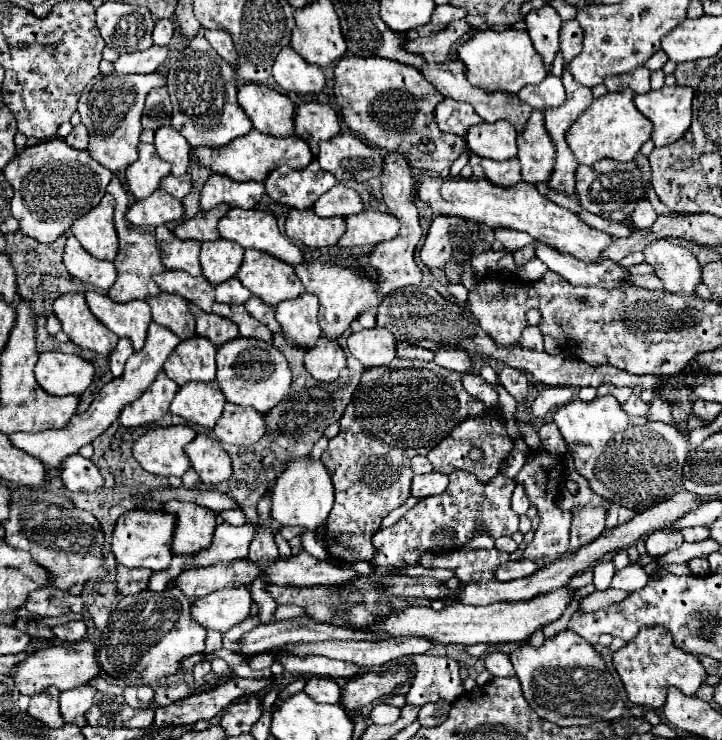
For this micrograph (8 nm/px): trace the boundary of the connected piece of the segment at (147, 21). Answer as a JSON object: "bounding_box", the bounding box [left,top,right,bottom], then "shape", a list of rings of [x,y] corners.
{"bounding_box":[96,2,154,62],"shape":[[[104,2],[96,8],[96,24],[106,42],[102,58],[109,62],[117,60],[119,54],[146,50],[152,46],[154,20],[146,6]]]}

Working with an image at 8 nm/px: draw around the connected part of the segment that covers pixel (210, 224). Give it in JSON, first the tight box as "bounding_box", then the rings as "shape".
{"bounding_box":[174,204,230,240],"shape":[[[218,204],[208,212],[198,212],[192,220],[186,220],[178,228],[174,228],[174,236],[180,240],[218,240],[220,234],[216,230],[218,220],[230,210],[228,204]]]}

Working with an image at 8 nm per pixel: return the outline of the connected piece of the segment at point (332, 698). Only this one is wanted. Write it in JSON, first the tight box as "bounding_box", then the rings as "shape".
{"bounding_box":[306,676,340,704],"shape":[[[312,676],[306,682],[306,694],[316,700],[316,702],[326,702],[326,704],[338,704],[340,700],[340,686],[336,680],[330,680],[326,676]]]}

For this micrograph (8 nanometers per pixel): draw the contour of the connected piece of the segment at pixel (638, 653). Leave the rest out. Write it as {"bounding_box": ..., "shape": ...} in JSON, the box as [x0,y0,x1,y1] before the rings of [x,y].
{"bounding_box":[612,626,706,710],"shape":[[[658,626],[642,628],[634,640],[630,640],[626,646],[614,652],[612,662],[618,676],[624,682],[628,700],[636,706],[646,706],[654,710],[664,706],[666,692],[670,686],[680,688],[680,692],[686,696],[694,696],[706,678],[706,670],[700,664],[698,656],[682,652],[678,646],[674,646],[670,632]]]}

